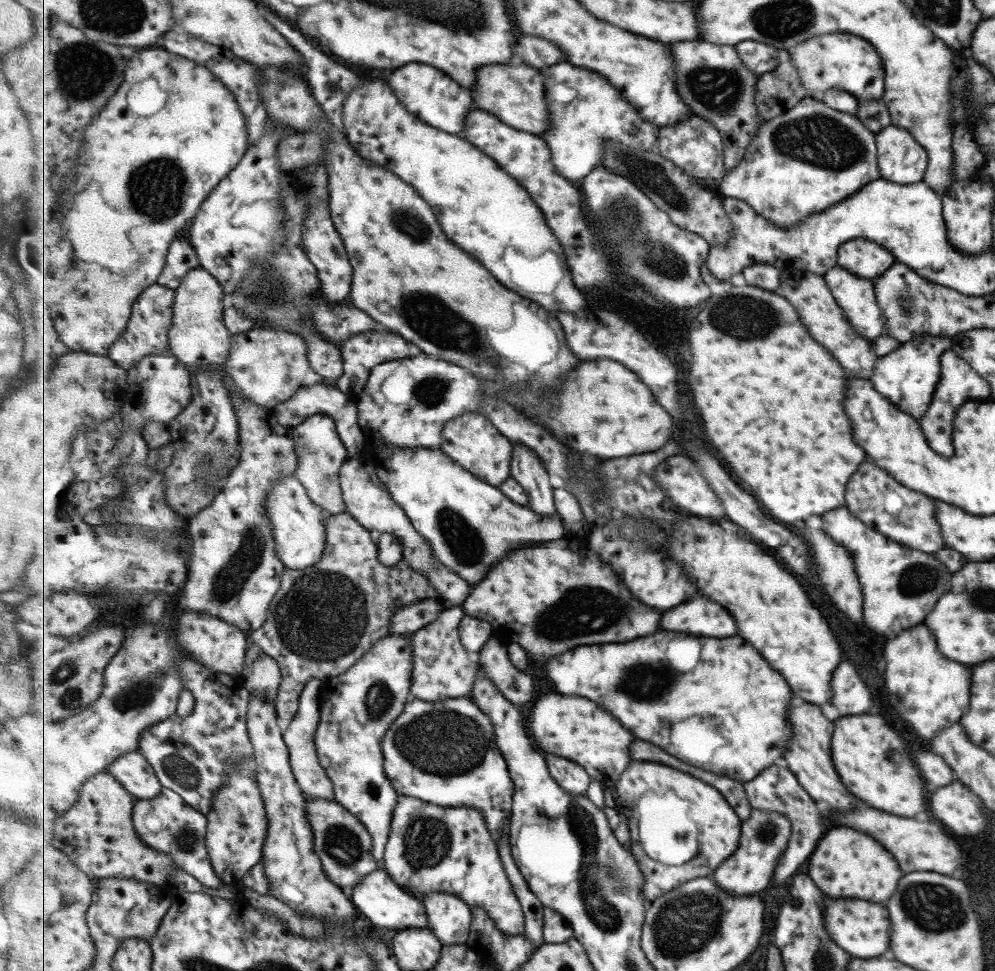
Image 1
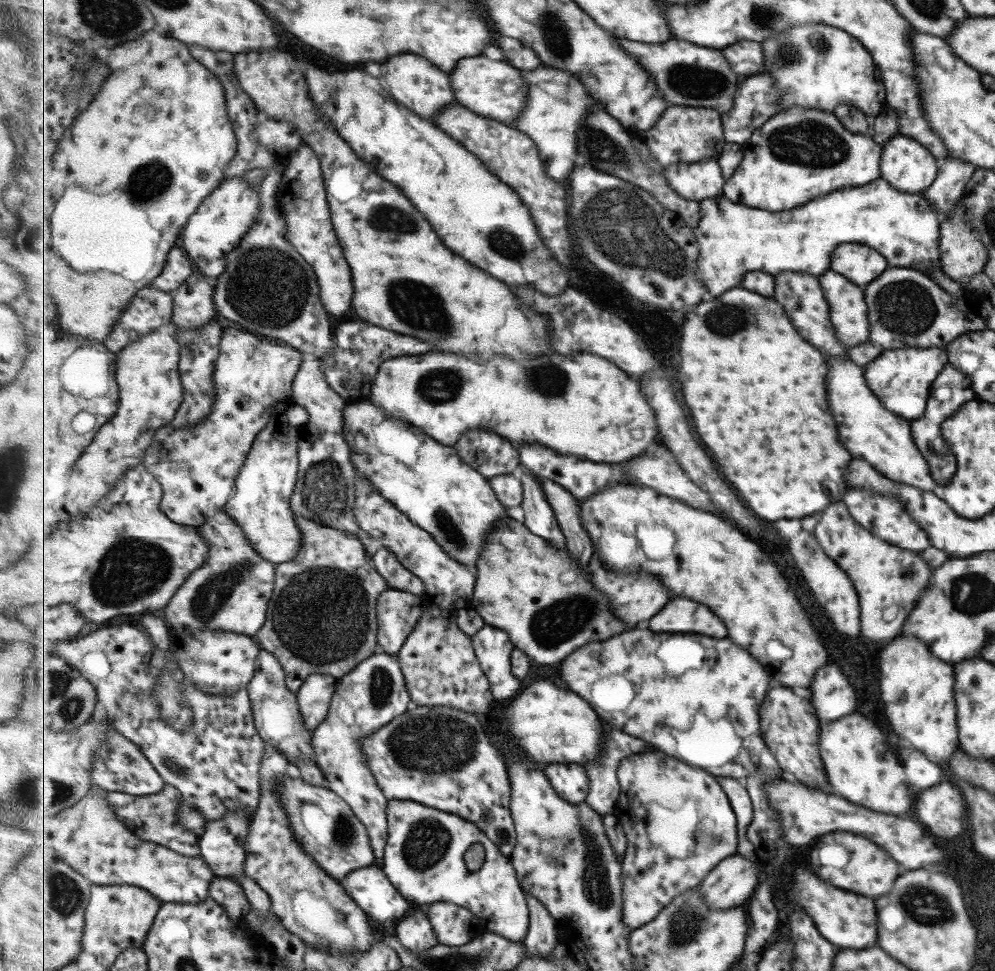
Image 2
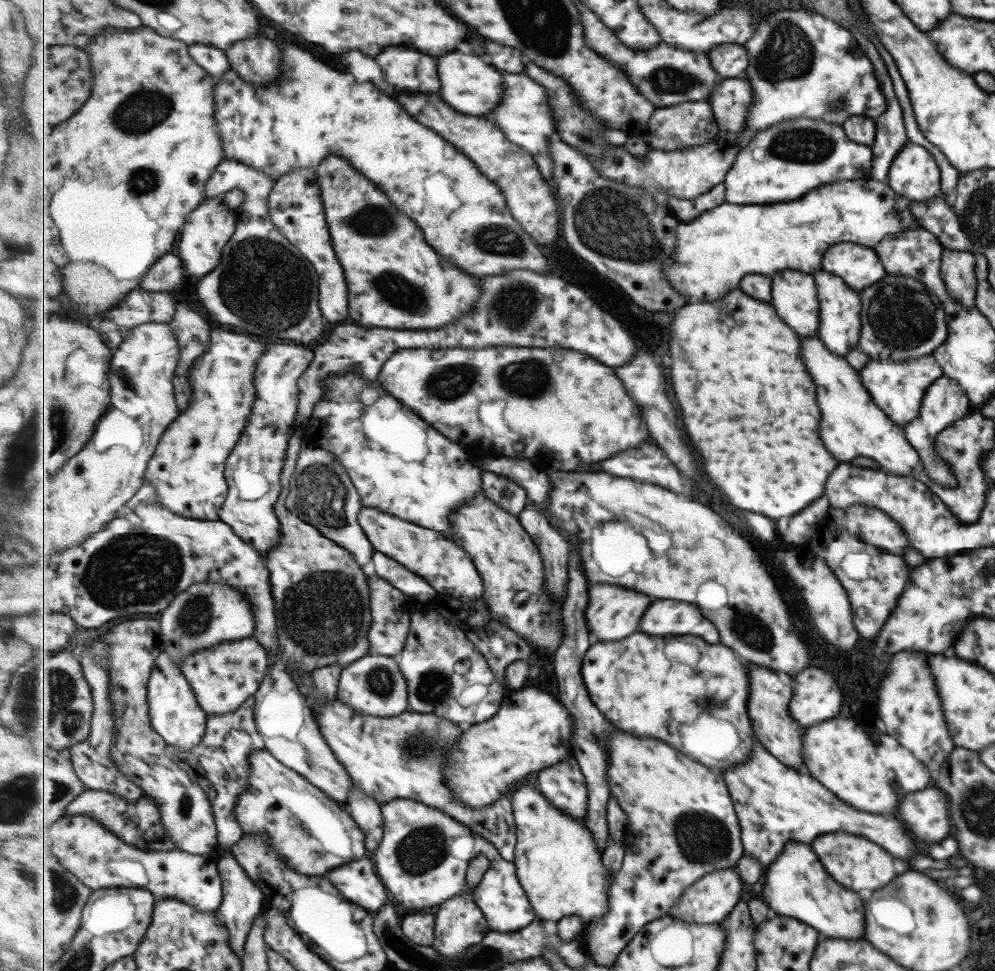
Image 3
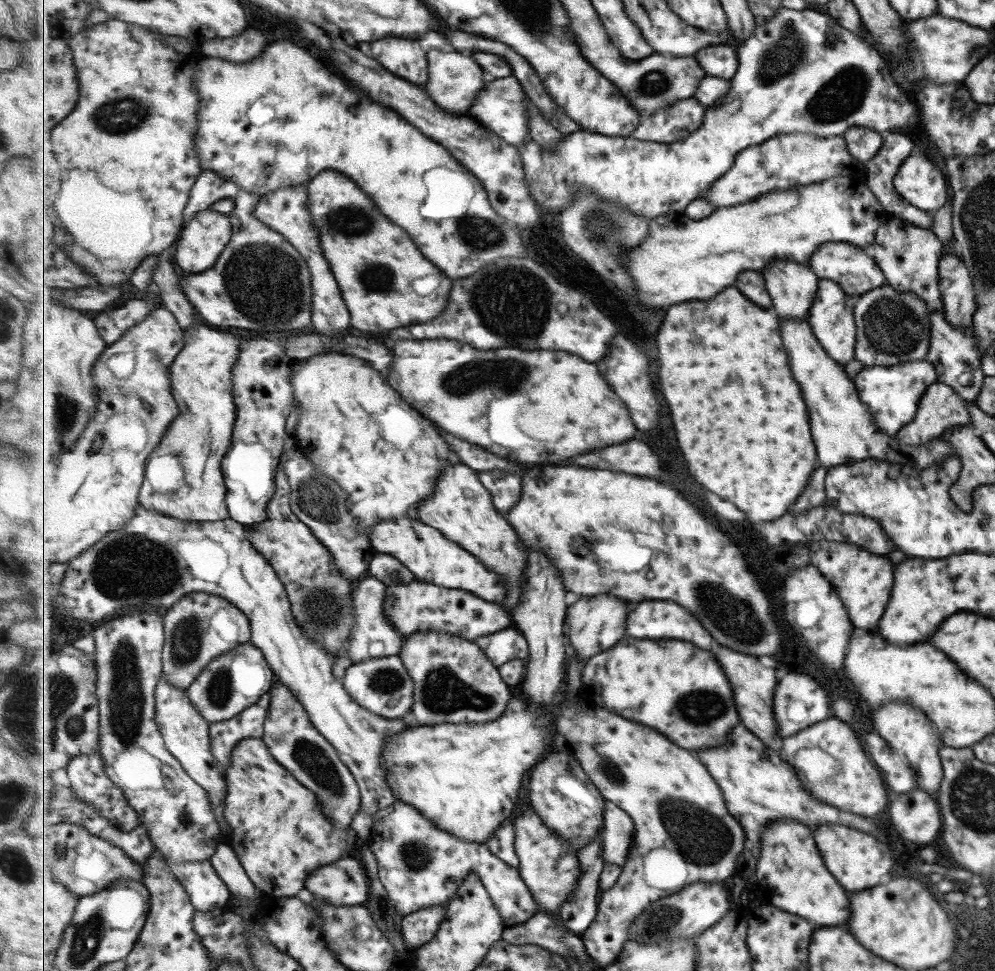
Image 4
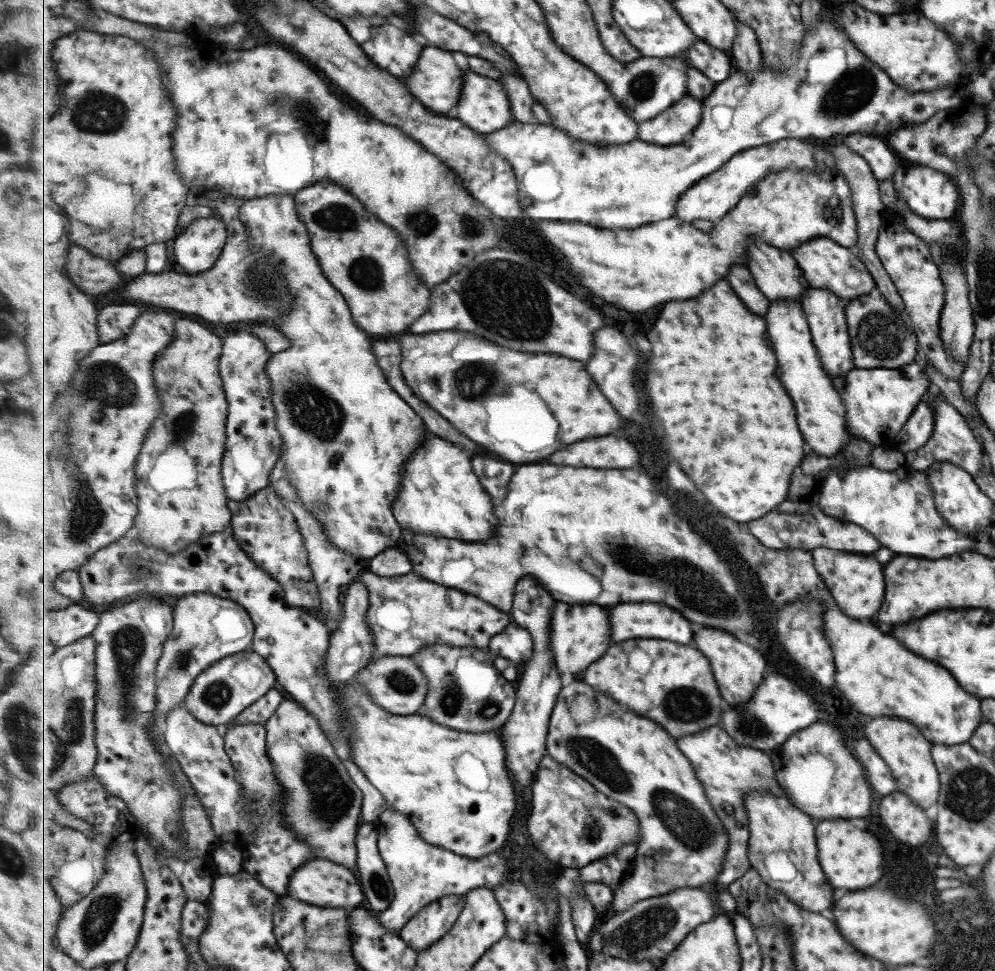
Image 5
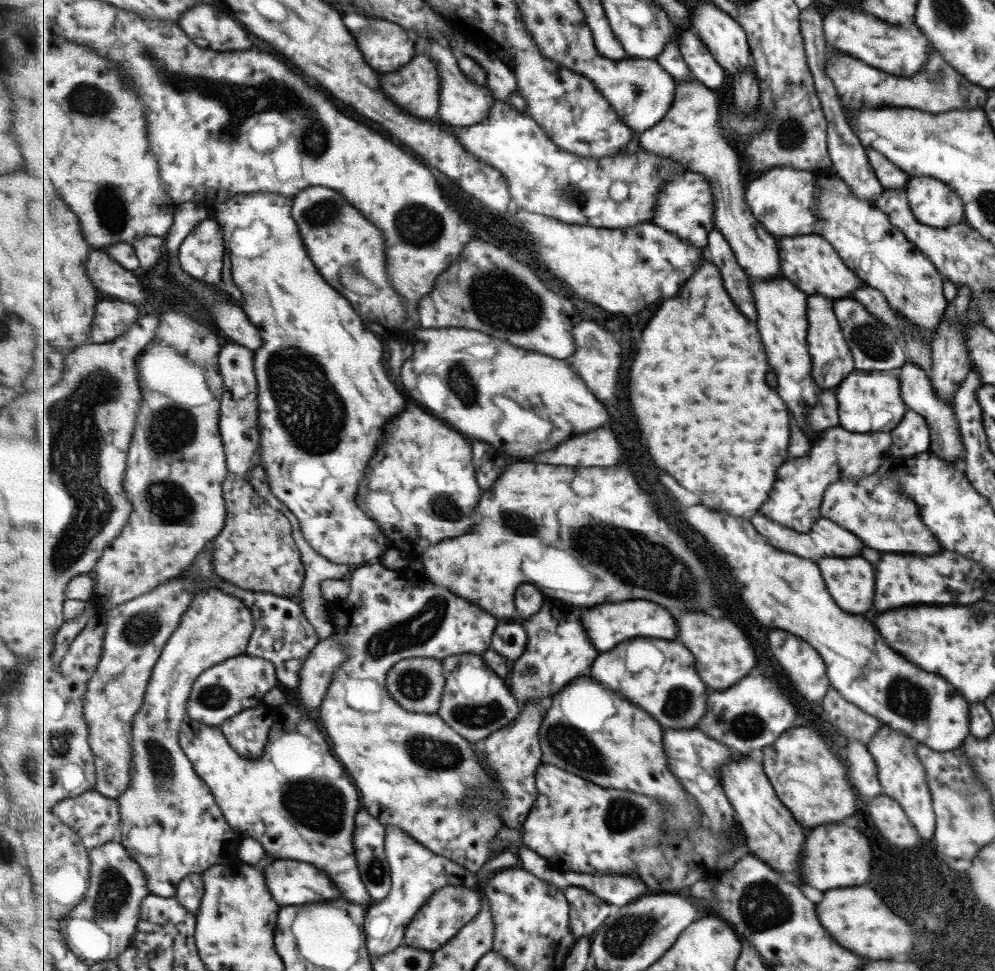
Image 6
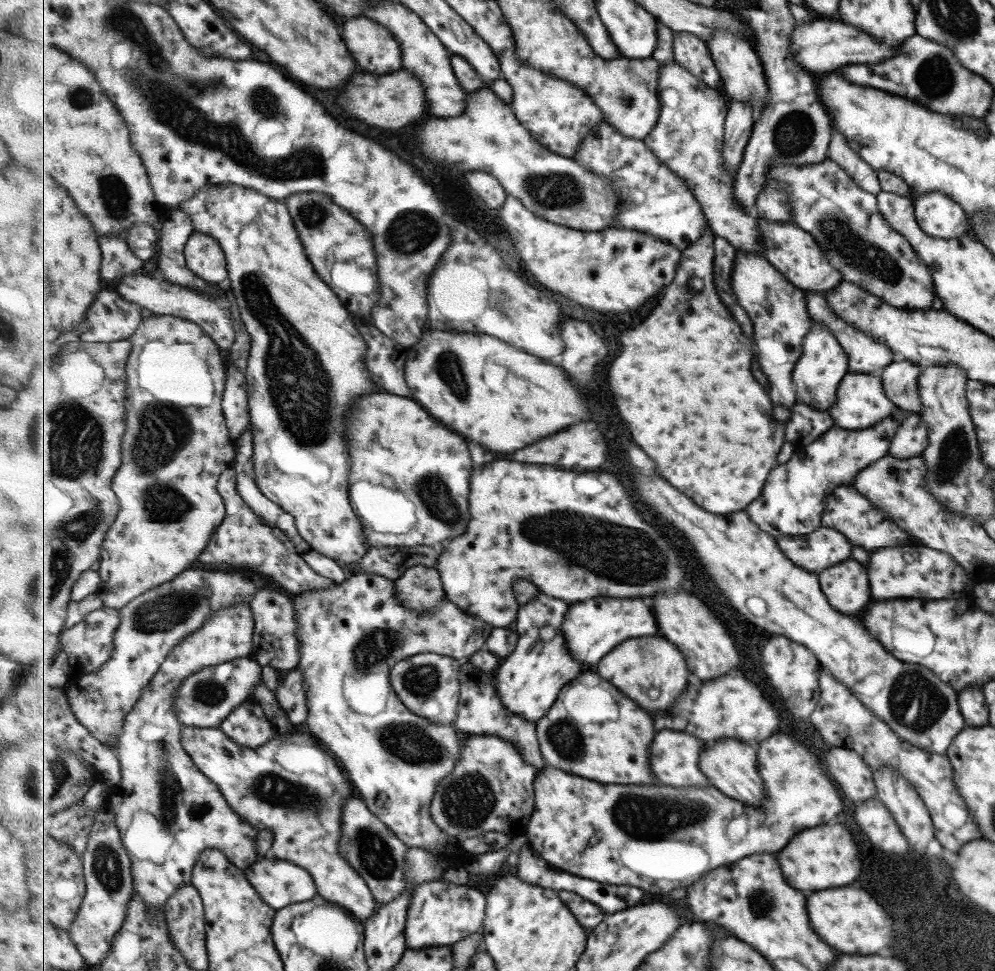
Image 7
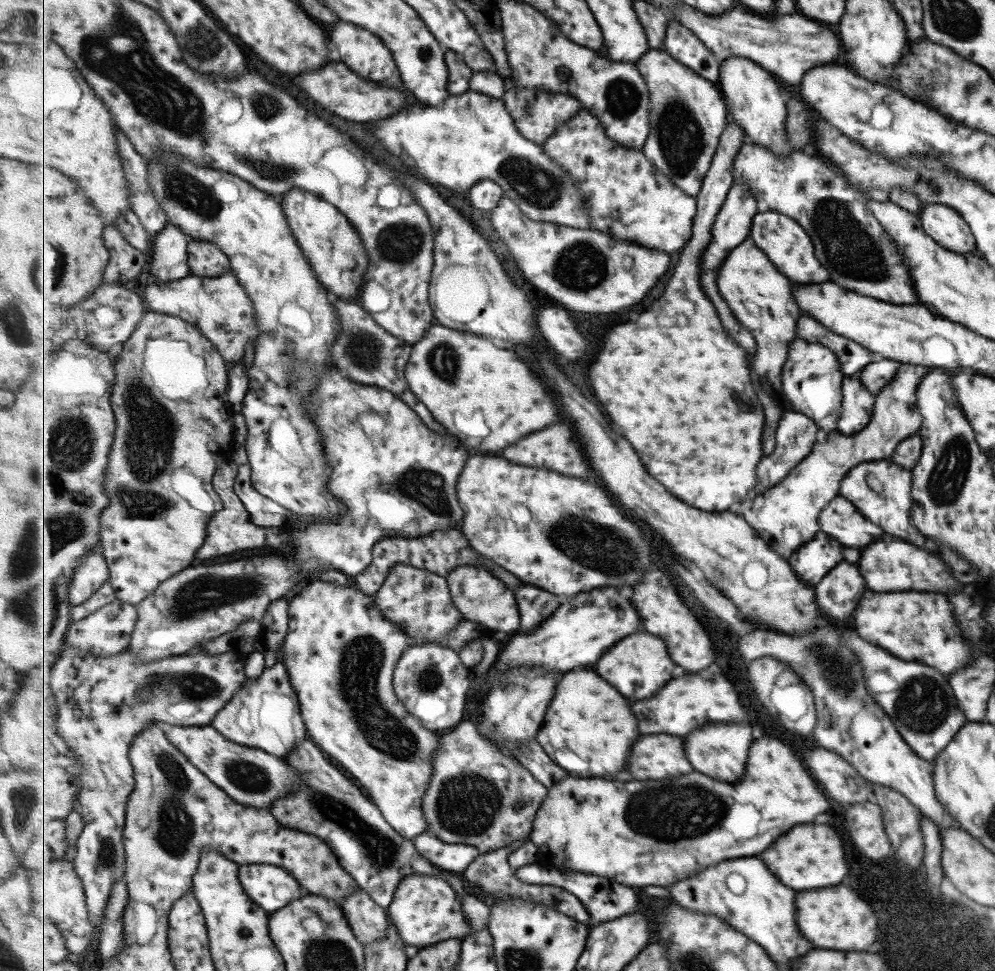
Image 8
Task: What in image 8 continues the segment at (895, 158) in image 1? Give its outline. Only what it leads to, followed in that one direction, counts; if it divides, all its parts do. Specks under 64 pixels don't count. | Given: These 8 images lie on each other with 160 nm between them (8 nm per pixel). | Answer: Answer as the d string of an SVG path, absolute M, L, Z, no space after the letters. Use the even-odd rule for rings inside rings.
M940 203L922 205L918 214L921 228L945 250L957 254L975 252L975 242L961 215Z

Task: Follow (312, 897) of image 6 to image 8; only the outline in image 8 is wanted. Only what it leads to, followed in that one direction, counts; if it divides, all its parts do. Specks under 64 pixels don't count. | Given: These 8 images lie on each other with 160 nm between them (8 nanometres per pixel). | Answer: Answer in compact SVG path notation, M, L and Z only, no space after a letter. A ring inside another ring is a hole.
M240 865L240 881L248 895L270 914L308 894L291 872L275 865Z

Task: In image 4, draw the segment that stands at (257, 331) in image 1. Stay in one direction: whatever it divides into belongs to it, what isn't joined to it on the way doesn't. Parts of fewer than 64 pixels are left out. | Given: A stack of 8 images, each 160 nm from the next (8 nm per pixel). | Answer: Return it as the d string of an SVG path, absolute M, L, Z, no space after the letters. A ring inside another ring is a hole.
M194 326L186 330L184 349L172 364L172 393L176 397L180 416L169 425L160 446L153 451L152 458L167 462L167 456L175 456L179 462L167 464L149 464L146 469L146 480L141 488L140 504L157 511L169 518L192 522L218 522L230 518L228 510L228 488L224 478L223 462L232 449L233 433L237 420L237 403L232 370L241 352L242 342L219 330L211 330L207 326Z

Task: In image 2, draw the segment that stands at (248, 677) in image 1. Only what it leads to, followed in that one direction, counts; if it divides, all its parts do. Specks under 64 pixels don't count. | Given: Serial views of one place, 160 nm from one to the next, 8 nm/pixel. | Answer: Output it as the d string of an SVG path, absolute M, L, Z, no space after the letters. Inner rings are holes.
M261 649L256 673L247 689L252 699L252 709L261 738L264 738L266 742L271 742L273 746L279 747L291 763L297 762L300 758L313 758L317 761L313 733L307 730L299 706L298 693L289 690L283 665L268 650Z

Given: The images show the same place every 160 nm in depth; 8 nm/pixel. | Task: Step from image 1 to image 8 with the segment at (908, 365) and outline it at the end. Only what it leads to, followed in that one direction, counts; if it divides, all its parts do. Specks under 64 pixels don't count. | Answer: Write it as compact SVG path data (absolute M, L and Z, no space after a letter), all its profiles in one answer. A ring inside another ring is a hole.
M855 373L847 375L843 384L844 400L841 401L836 432L843 435L859 433L869 422L874 405L874 395L863 385Z

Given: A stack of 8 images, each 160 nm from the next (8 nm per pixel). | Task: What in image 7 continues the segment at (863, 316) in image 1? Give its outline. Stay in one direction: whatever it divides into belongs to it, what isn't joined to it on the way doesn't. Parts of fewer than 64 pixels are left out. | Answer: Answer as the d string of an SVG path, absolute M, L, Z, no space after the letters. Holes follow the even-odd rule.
M812 322L810 331L803 336L801 341L801 358L796 364L793 382L796 385L796 393L799 402L810 406L819 412L828 411L836 400L836 390L847 372L847 357L842 346L837 344L831 331L826 330L820 324Z

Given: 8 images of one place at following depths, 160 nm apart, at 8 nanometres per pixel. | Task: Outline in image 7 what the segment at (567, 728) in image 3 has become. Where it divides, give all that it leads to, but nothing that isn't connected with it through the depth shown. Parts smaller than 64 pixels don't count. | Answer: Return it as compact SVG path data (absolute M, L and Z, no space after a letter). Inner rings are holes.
M351 571L345 582L335 588L295 596L299 610L300 653L298 669L304 674L308 690L309 716L305 724L335 754L355 792L395 834L410 847L439 851L450 856L451 864L466 867L471 862L457 839L441 830L432 815L432 800L440 782L456 769L463 758L464 744L455 726L435 723L415 714L399 698L391 682L392 668L419 653L437 653L464 662L472 654L487 649L494 626L469 614L448 598L434 608L418 614L397 597L396 580L379 574Z

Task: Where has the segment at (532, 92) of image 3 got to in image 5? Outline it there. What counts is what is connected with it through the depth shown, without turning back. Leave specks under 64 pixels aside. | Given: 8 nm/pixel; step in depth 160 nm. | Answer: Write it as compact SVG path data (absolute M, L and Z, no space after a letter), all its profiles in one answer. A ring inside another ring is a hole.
M465 71L465 86L460 94L460 105L457 106L456 118L461 119L465 126L469 126L483 135L507 129L517 122L513 114L512 100L508 97L507 87L500 79L479 76L473 71Z

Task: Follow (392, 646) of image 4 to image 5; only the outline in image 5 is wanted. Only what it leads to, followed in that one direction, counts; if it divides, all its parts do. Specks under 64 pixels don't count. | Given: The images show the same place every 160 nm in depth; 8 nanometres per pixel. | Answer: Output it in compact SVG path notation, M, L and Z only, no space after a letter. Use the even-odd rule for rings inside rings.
M359 580L344 590L344 617L338 629L332 633L331 645L328 648L328 678L337 685L351 682L360 670L370 664L373 653L376 653L376 637L368 625L368 610L371 606L369 587Z

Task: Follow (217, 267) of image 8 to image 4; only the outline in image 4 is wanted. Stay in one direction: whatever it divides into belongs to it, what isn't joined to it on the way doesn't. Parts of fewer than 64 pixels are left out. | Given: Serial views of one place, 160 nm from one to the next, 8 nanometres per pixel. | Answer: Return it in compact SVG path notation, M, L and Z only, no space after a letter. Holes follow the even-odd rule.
M209 210L198 211L197 216L187 221L181 231L180 238L176 242L177 253L175 260L185 272L203 272L212 269L225 248L232 240L232 219L221 211Z

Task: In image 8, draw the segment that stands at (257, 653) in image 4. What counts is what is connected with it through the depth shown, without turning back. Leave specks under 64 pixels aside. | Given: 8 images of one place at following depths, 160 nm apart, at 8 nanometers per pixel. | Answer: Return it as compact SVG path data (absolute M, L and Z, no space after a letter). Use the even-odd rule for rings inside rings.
M66 647L59 660L51 668L51 676L53 676L53 678L49 678L49 682L51 682L52 691L56 696L57 706L59 706L57 731L59 731L59 736L67 742L72 753L75 755L75 758L78 760L78 764L80 764L78 766L78 768L80 768L79 770L77 770L77 768L73 769L73 767L70 768L71 771L78 773L78 777L81 779L80 792L74 810L82 815L85 823L83 832L80 834L78 840L78 851L76 852L74 863L77 874L80 875L81 880L84 882L90 917L92 918L93 926L95 926L95 934L98 940L96 947L99 946L99 939L101 938L101 934L104 933L104 918L107 917L108 902L111 901L113 885L116 884L117 880L124 880L125 878L126 846L124 845L124 830L127 821L129 797L132 796L132 792L136 788L136 778L134 777L134 768L132 765L132 758L130 757L133 741L137 738L137 735L143 733L152 722L163 722L168 726L212 725L212 722L216 720L216 716L220 713L220 710L223 710L225 705L229 704L230 700L247 682L248 675L246 674L245 665L245 656L239 654L239 652L210 655L201 651L194 655L185 653L172 657L163 657L162 659L146 663L145 661L140 661L138 656L133 651L130 651L129 648L121 653L114 654L111 657L93 657L82 653L79 649Z

